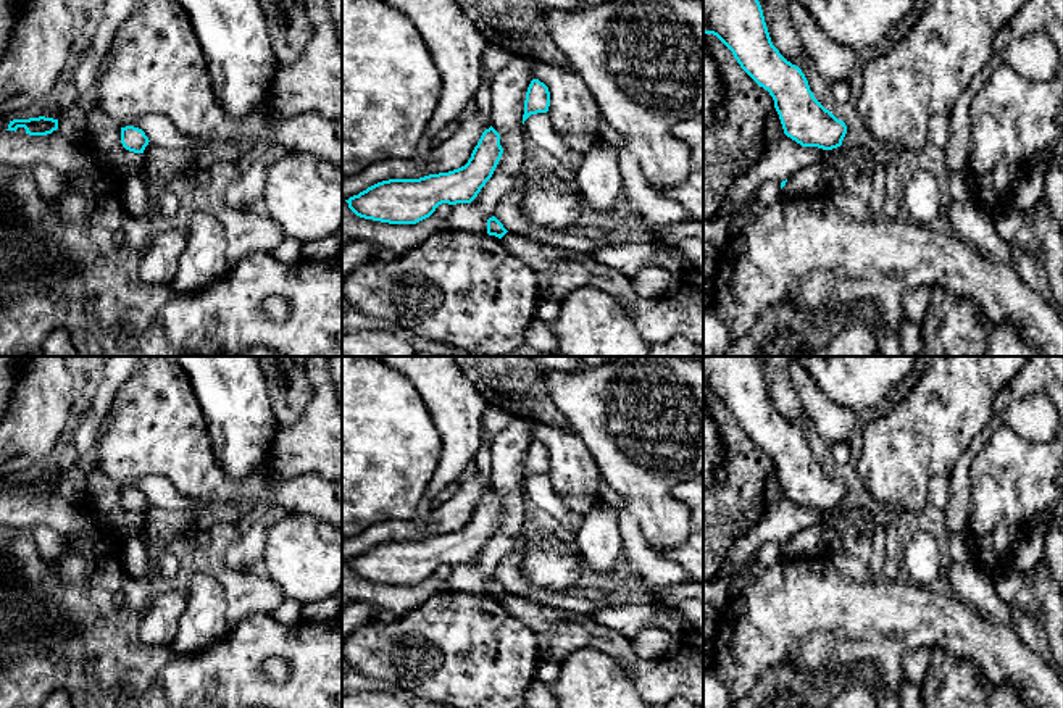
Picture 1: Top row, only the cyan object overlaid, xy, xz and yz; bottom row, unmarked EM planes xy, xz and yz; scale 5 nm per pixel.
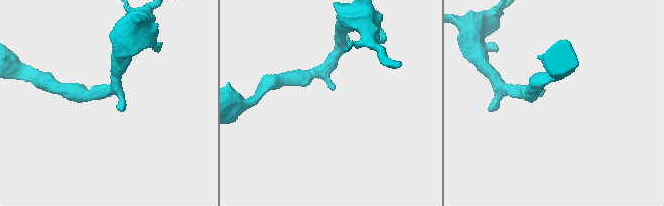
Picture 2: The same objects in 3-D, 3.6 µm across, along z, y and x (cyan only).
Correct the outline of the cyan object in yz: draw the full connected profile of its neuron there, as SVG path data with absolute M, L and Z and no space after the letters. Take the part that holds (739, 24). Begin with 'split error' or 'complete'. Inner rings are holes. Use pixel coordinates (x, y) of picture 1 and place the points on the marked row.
complete | M703 0L703 34L716 35L769 92L787 137L823 150L842 145L845 123L815 98L802 69L773 45L758 0Z

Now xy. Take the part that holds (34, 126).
complete | M29 118L29 119L13 119L6 131L15 131L24 127L29 135L47 135L58 129L58 119L53 118Z

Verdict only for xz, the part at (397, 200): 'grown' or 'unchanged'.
unchanged

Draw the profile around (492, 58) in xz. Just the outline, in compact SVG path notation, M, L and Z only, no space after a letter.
M487 45L481 53L481 68L484 79L487 82L492 82L495 73L502 69L508 61L511 55L506 50L497 48L494 45Z

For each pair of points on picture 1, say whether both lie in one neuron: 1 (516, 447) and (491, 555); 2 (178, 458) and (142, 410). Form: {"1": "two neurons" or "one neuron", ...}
{"1": "one neuron", "2": "one neuron"}

